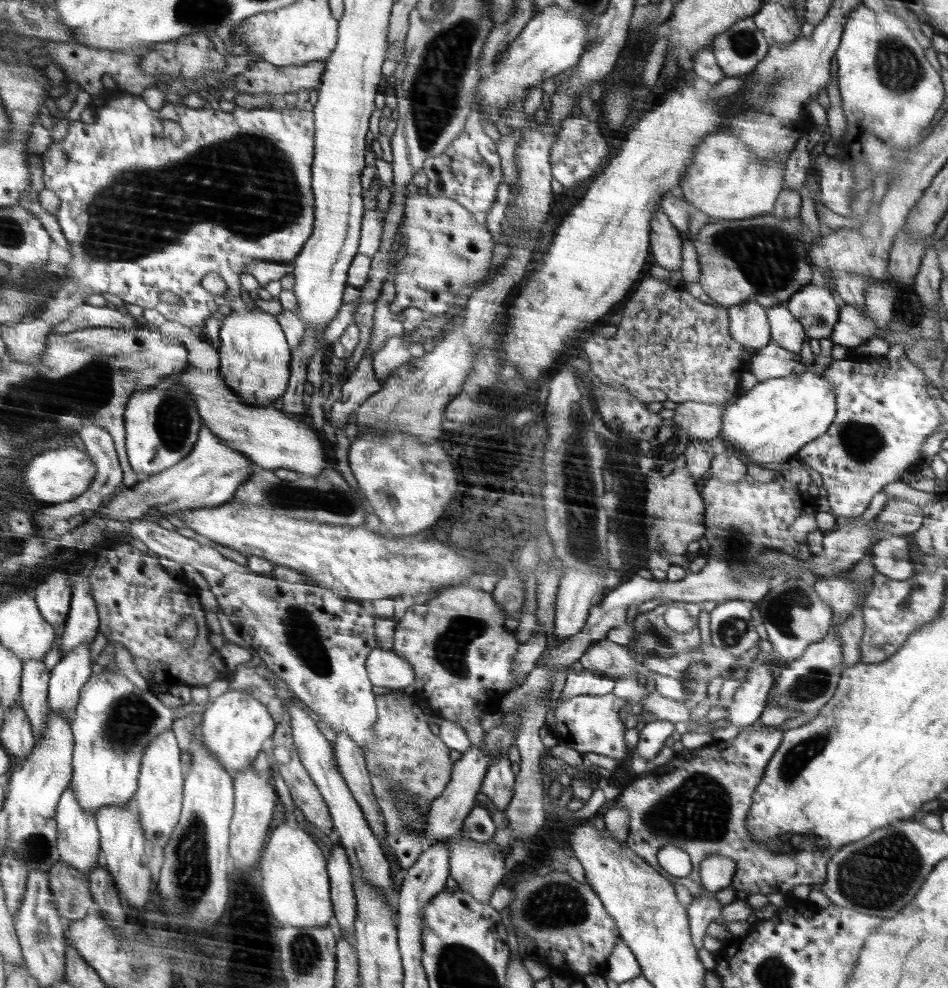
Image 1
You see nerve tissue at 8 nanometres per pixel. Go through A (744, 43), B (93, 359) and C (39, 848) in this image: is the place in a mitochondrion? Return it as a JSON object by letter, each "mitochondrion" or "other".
{"A":"mitochondrion","B":"mitochondrion","C":"mitochondrion"}

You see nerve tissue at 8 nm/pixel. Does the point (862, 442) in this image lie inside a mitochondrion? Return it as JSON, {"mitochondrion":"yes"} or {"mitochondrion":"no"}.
{"mitochondrion":"yes"}

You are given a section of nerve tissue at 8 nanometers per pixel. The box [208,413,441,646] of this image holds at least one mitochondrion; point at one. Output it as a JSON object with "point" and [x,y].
{"point":[277,495]}

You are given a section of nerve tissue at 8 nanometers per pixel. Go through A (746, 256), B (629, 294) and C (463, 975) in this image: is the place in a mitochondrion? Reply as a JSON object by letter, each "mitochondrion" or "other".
{"A":"mitochondrion","B":"other","C":"mitochondrion"}

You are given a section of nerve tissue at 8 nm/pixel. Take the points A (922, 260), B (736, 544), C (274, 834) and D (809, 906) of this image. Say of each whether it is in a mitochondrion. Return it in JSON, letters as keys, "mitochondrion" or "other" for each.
{"A":"other","B":"mitochondrion","C":"other","D":"other"}

